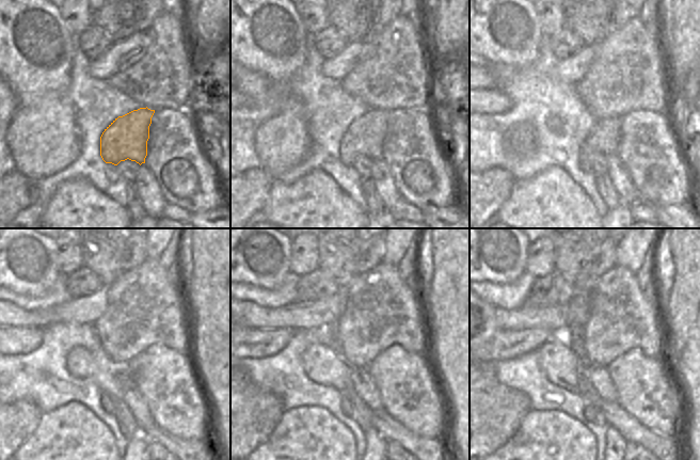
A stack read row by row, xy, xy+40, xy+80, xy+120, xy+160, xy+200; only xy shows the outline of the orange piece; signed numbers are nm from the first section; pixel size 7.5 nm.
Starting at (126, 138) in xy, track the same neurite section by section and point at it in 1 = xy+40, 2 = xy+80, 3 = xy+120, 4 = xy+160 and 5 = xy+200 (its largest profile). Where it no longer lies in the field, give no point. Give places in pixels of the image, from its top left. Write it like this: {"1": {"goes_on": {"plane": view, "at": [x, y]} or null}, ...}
{"1": {"goes_on": {"plane": "xy+40", "at": [365, 137]}}, "2": {"goes_on": {"plane": "xy+80", "at": [603, 138]}}, "3": {"goes_on": {"plane": "xy+120", "at": [106, 401]}}, "4": {"goes_on": {"plane": "xy+160", "at": [348, 408]}}, "5": {"goes_on": {"plane": "xy+200", "at": [593, 413]}}}

